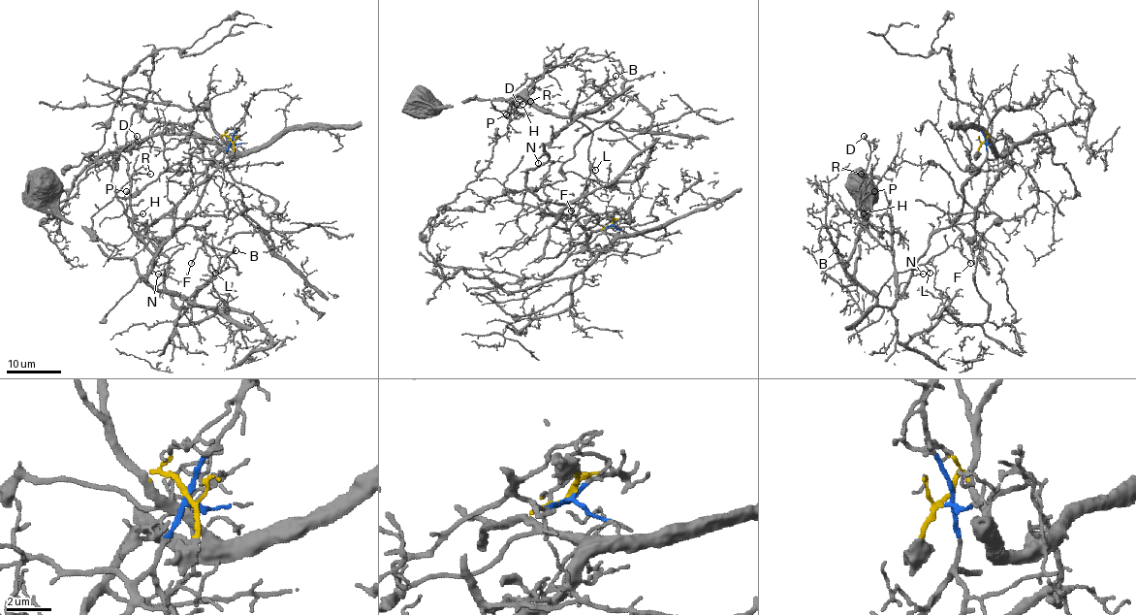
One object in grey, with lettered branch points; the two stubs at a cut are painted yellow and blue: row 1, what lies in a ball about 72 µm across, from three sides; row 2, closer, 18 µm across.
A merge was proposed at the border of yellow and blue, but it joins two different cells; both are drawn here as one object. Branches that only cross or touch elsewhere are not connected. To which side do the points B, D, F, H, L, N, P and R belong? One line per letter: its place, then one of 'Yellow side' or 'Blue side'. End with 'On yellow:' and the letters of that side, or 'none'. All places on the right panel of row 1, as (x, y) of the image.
B: Place: (836, 250). Blue side
D: Place: (864, 136). Blue side
F: Place: (970, 263). Blue side
H: Place: (864, 213). Blue side
L: Place: (930, 273). Blue side
N: Place: (923, 274). Blue side
P: Place: (874, 191). Blue side
R: Place: (861, 174). Blue side
On yellow: none

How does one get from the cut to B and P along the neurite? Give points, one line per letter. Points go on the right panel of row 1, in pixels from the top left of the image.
B: (985, 141), (986, 160), (963, 187), (961, 215), (931, 236), (891, 307), (880, 307), (846, 273), (836, 251)
P: (985, 141), (961, 215), (931, 236), (891, 307), (845, 264), (864, 194), (875, 191)

